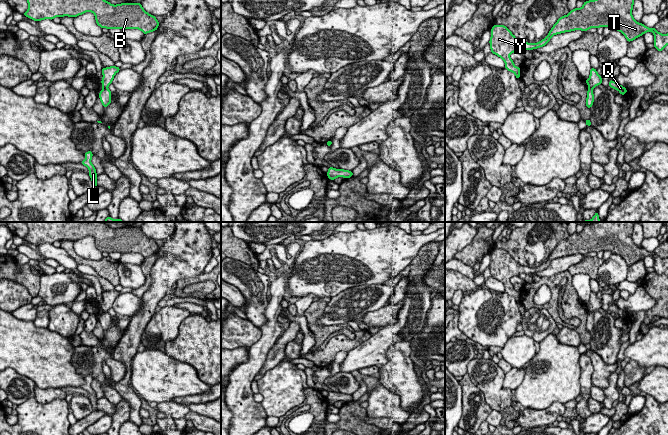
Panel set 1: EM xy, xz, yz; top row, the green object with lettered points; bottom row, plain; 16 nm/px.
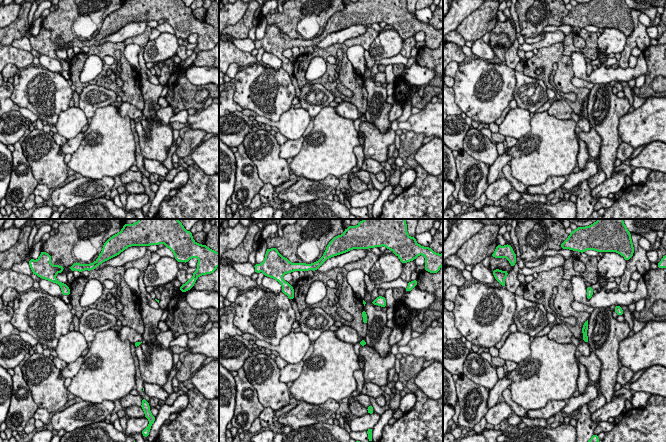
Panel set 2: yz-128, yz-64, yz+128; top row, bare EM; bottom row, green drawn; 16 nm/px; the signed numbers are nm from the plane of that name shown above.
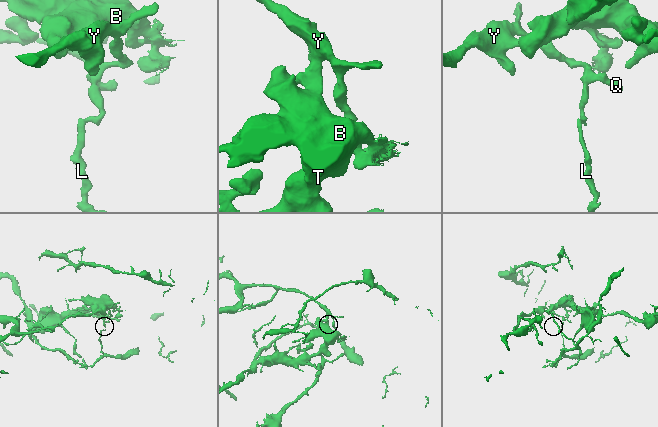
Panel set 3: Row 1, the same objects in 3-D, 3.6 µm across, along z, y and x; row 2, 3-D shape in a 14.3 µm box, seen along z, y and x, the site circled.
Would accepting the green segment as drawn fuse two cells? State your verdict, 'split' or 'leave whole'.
split

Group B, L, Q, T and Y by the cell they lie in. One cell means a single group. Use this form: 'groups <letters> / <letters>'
groups B Q T Y / L

